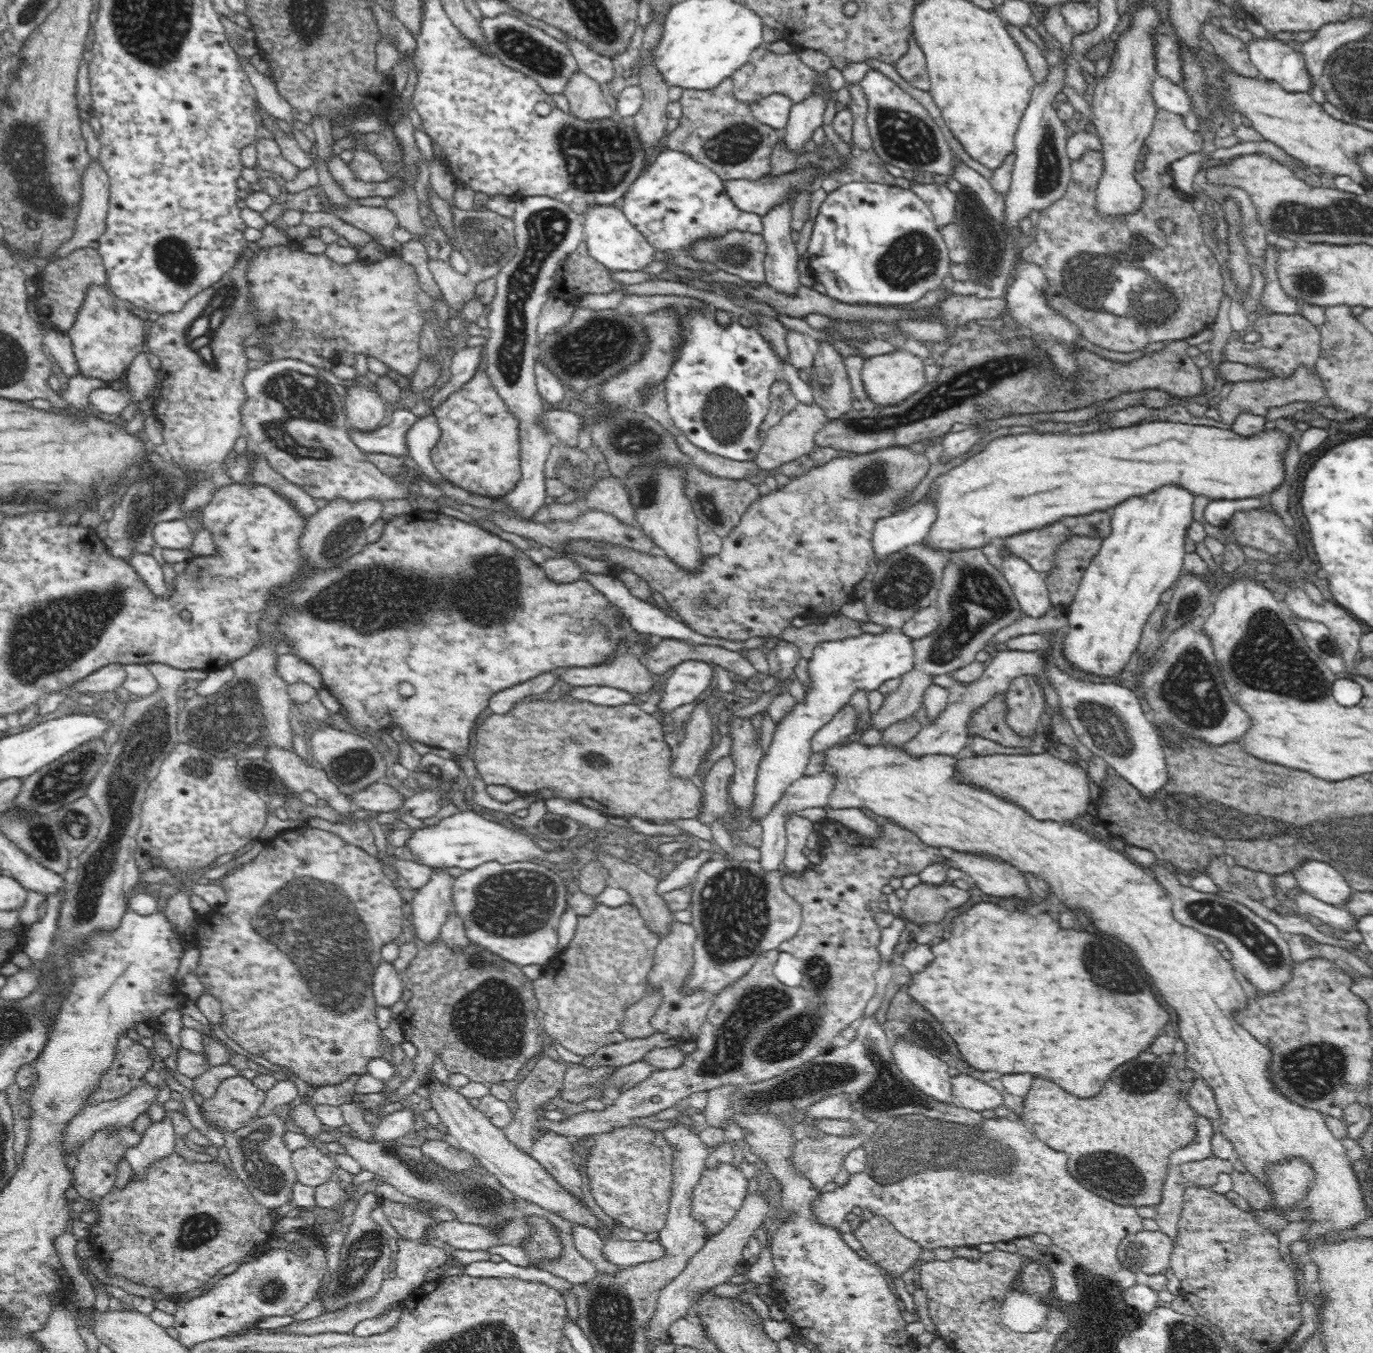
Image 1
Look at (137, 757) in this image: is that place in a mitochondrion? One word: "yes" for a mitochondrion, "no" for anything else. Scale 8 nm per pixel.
yes

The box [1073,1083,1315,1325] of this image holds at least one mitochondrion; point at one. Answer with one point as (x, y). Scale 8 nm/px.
(1108, 1168)

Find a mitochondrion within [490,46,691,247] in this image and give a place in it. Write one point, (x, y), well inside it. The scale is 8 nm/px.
(599, 159)

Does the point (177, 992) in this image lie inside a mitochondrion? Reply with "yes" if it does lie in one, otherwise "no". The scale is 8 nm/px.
no

